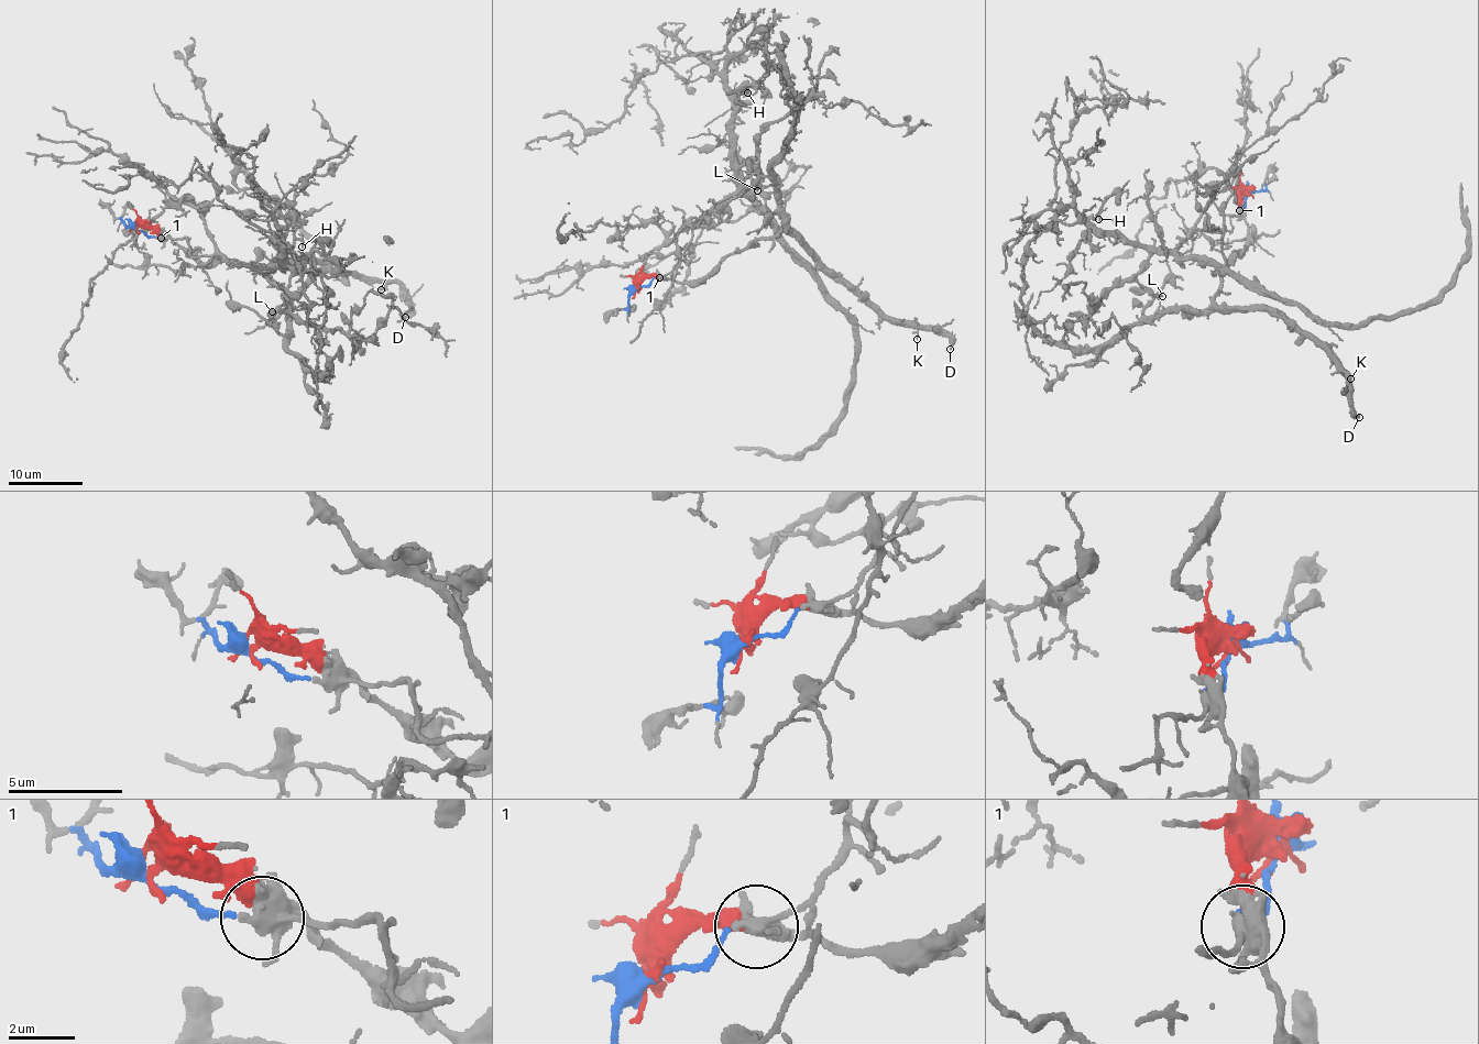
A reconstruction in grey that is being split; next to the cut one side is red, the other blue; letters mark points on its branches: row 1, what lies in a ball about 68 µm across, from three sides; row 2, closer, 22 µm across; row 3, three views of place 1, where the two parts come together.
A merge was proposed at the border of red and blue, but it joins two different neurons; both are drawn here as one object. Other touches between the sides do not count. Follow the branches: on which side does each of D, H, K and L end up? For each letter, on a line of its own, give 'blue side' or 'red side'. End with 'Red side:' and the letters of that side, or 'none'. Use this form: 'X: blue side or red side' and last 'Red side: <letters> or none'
D: red side
H: blue side
K: red side
L: blue side
Red side: D, K

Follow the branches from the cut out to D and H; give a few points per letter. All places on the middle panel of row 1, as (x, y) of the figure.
D: (635, 289), (658, 276), (693, 283), (726, 256), (791, 231), (889, 317), (937, 328), (950, 350)
H: (635, 289), (668, 274), (681, 253), (683, 256), (699, 220), (737, 189), (729, 94), (748, 92)

